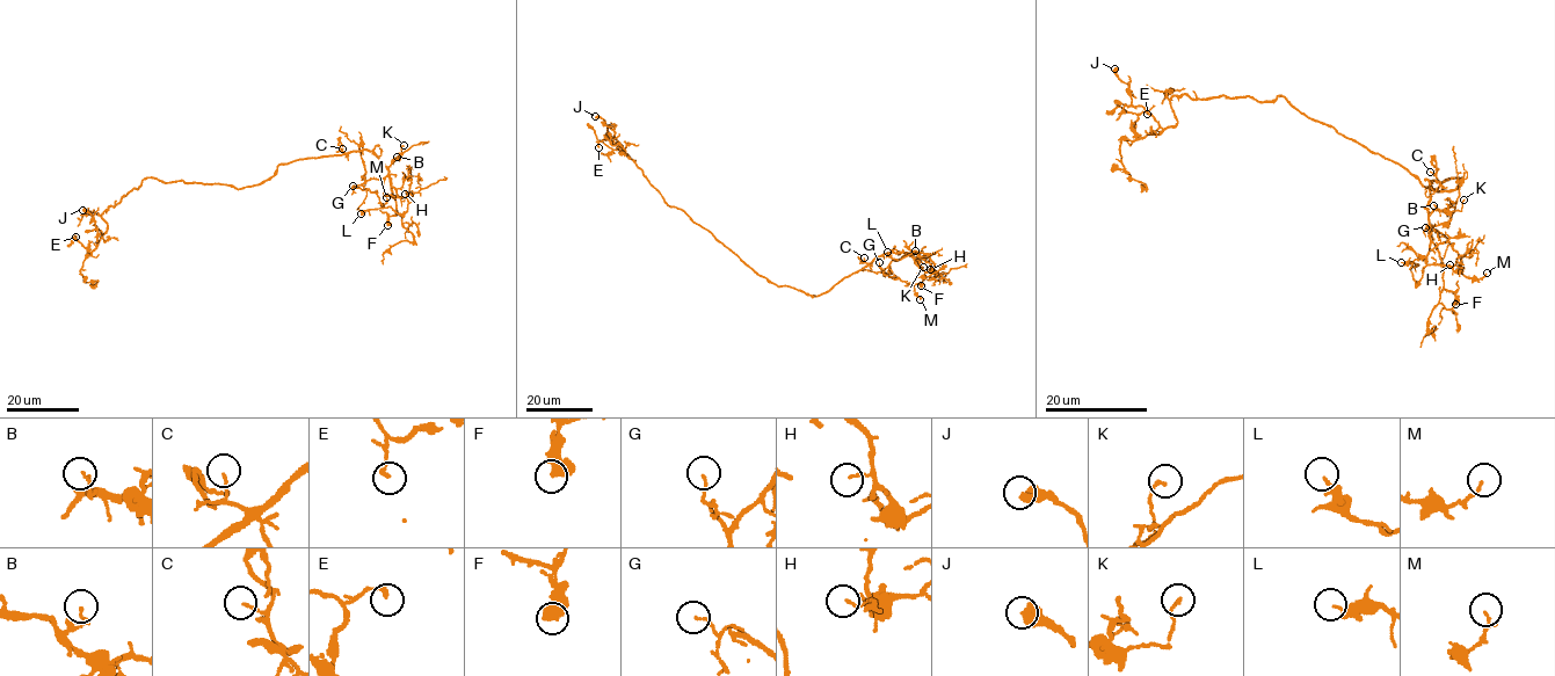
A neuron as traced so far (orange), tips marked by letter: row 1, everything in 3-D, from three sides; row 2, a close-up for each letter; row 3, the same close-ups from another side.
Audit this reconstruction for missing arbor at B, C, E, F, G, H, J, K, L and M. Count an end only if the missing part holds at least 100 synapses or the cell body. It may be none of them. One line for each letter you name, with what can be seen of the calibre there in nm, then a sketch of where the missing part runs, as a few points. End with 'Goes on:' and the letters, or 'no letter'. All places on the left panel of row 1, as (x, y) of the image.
Goes on: no letter

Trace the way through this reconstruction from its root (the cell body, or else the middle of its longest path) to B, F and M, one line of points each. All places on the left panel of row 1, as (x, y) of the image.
B: (220, 184), (238, 189), (252, 187), (271, 179), (278, 165), (306, 158), (368, 150), (386, 166), (397, 157)
F: (220, 184), (252, 187), (271, 179), (278, 165), (368, 150), (389, 172), (397, 212), (387, 225)
M: (220, 184), (252, 187), (278, 165), (368, 150), (389, 173), (355, 187), (373, 191), (382, 205), (386, 197)

